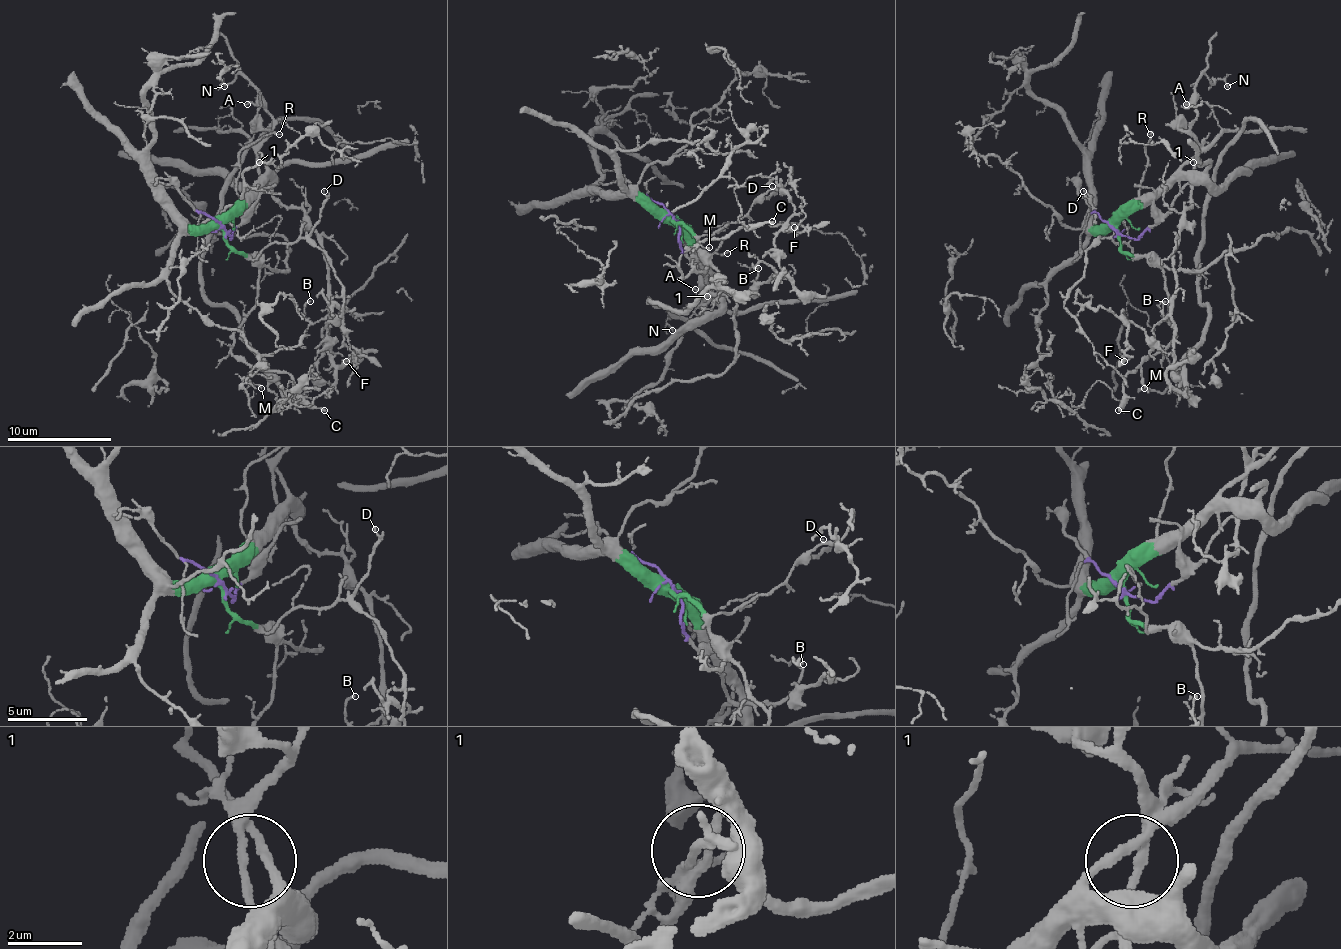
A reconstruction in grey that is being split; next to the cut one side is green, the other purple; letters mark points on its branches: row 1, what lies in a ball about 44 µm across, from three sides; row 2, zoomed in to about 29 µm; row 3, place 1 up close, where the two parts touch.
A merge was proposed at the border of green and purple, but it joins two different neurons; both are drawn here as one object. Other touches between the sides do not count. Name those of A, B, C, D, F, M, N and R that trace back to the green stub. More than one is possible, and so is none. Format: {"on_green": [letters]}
{"on_green": ["C", "D", "M", "R"]}

